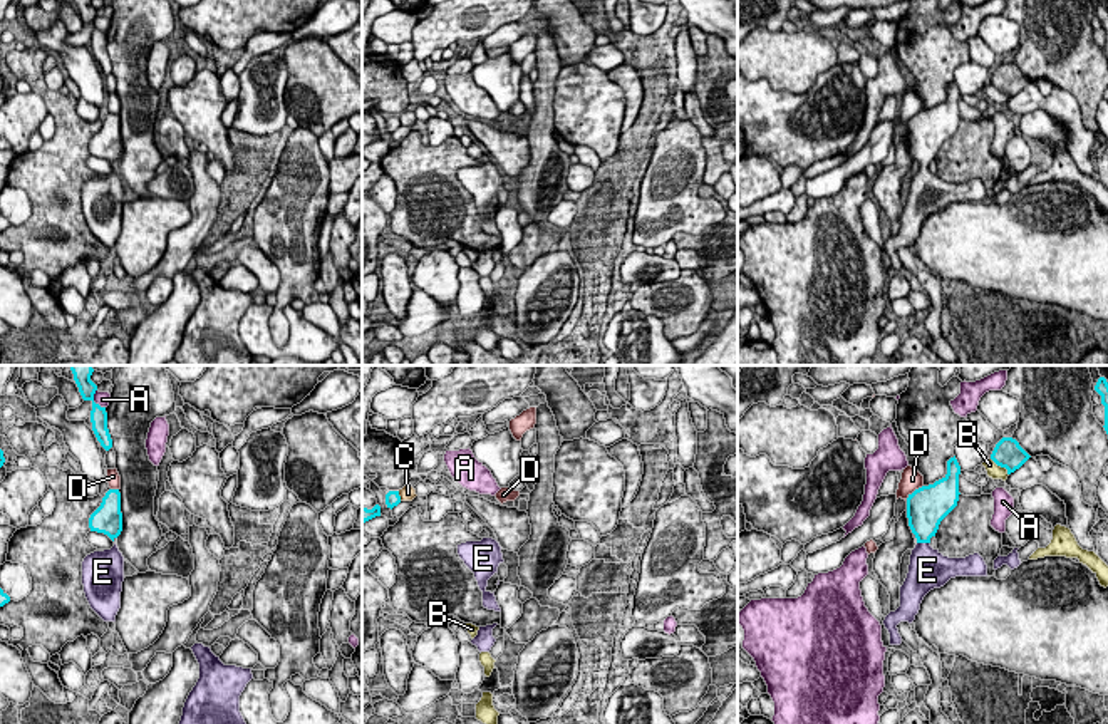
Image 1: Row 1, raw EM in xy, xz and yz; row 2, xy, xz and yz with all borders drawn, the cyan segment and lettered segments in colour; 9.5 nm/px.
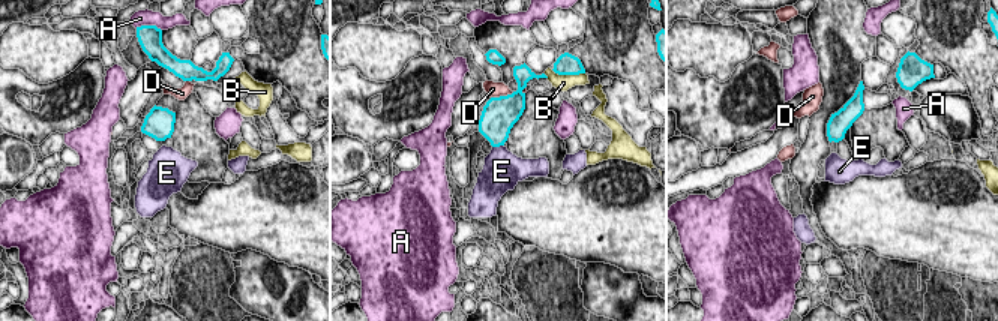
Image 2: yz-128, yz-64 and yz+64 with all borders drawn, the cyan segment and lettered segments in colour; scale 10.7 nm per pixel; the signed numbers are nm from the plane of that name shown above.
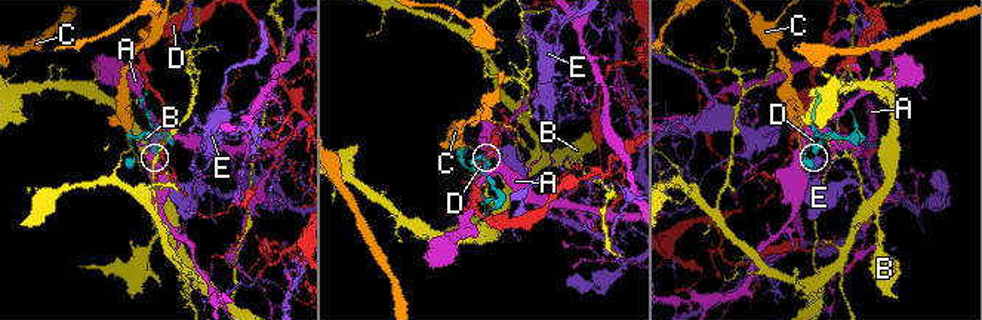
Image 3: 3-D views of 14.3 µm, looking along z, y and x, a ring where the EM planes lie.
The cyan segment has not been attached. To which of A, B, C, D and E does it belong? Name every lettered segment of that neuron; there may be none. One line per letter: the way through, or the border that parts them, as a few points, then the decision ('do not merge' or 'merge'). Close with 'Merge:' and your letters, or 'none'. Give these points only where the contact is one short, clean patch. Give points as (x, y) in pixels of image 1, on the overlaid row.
A: border xy (96, 389), (94, 401), (104, 408); do not merge
B: do not merge
C: border xz (398, 491), (401, 500); do not merge
D: do not merge
E: way yz (924, 517), (924, 542), (927, 567); merge
Merge: E

